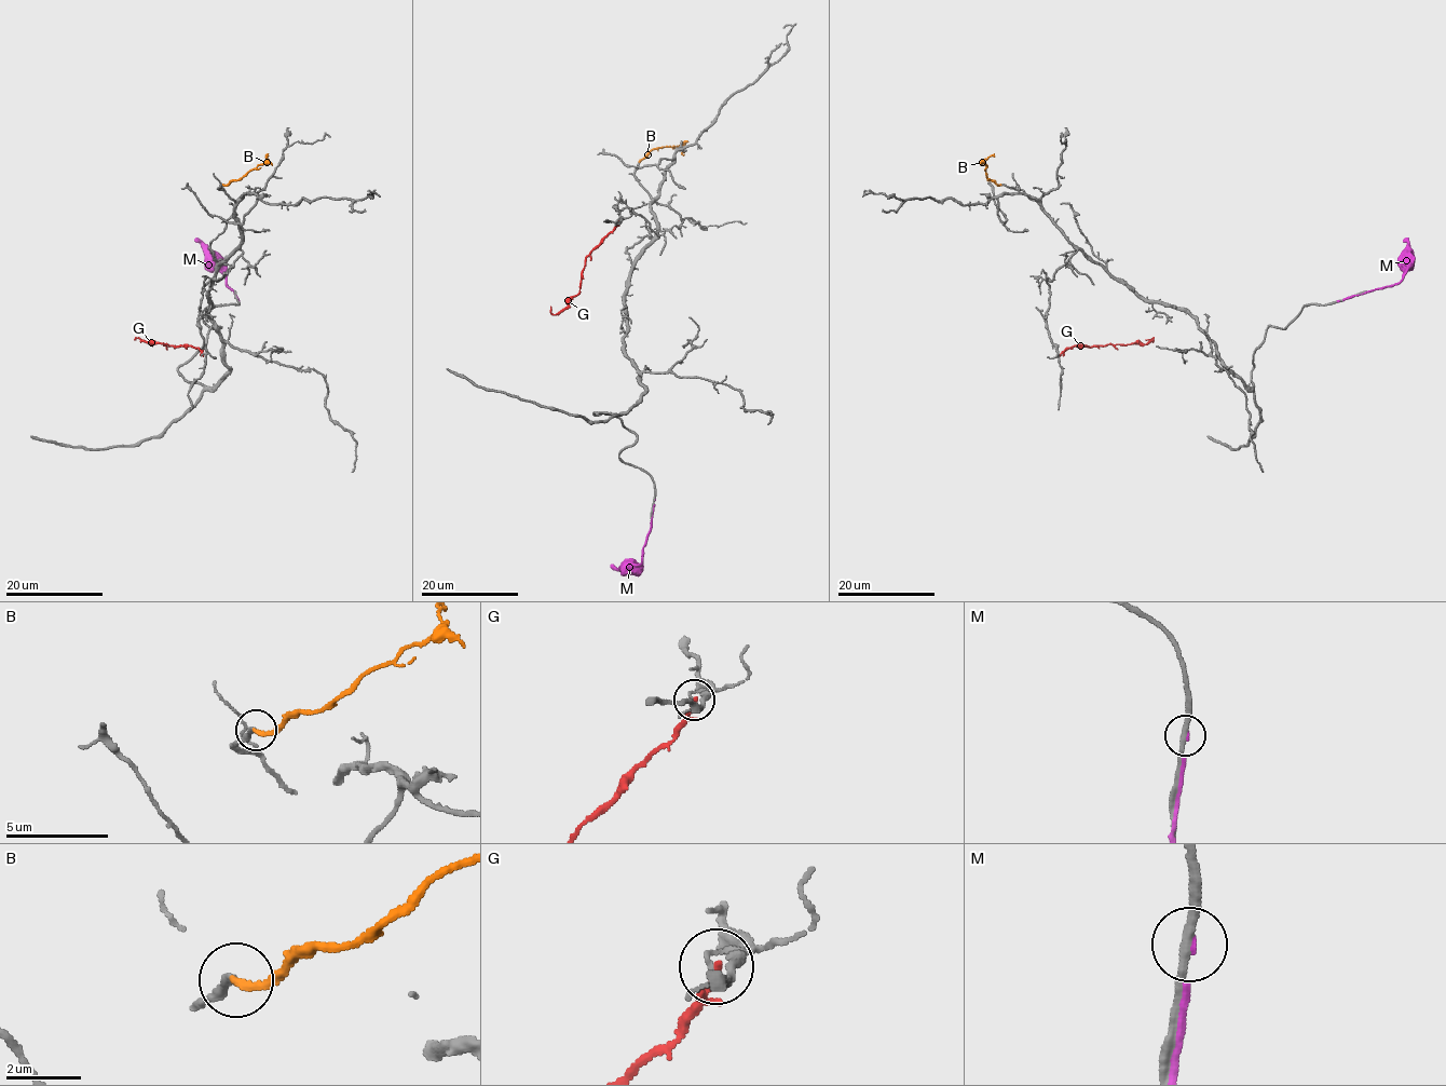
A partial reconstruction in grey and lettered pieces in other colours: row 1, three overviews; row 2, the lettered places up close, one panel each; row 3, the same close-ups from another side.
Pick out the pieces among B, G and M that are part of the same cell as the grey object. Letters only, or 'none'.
B

